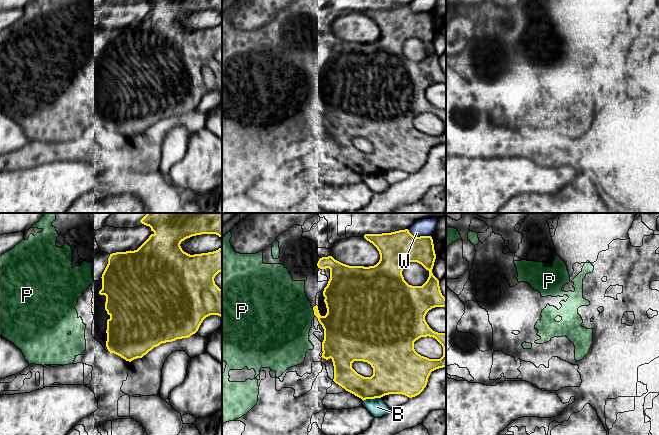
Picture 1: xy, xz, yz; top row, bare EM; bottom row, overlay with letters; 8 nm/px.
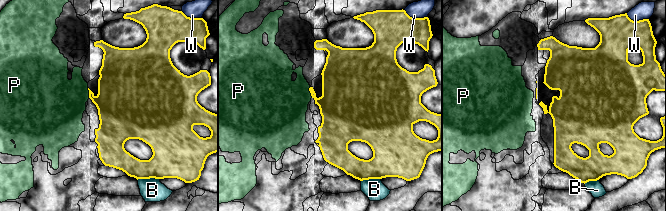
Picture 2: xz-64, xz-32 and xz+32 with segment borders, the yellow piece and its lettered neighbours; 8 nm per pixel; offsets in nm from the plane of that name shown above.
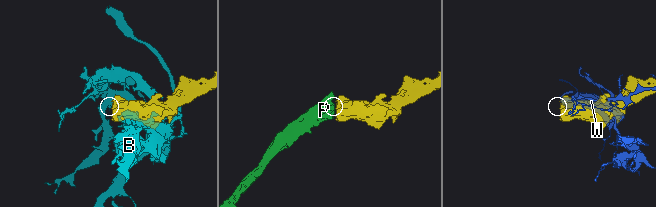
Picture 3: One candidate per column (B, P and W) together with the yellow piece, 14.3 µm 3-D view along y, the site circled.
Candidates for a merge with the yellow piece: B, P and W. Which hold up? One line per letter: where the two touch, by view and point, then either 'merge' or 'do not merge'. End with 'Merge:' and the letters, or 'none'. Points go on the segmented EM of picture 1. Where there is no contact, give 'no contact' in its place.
B: xz (371, 398) | do not merge
P: xz (314, 312) | merge
W: xz (420, 236) | do not merge
Merge: P

